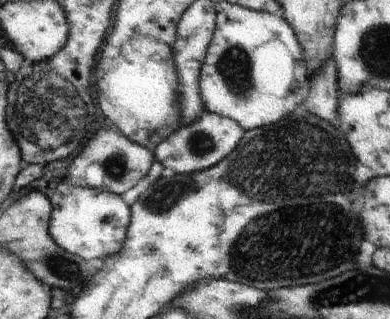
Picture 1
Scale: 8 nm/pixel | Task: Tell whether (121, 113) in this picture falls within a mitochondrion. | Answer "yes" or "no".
no

